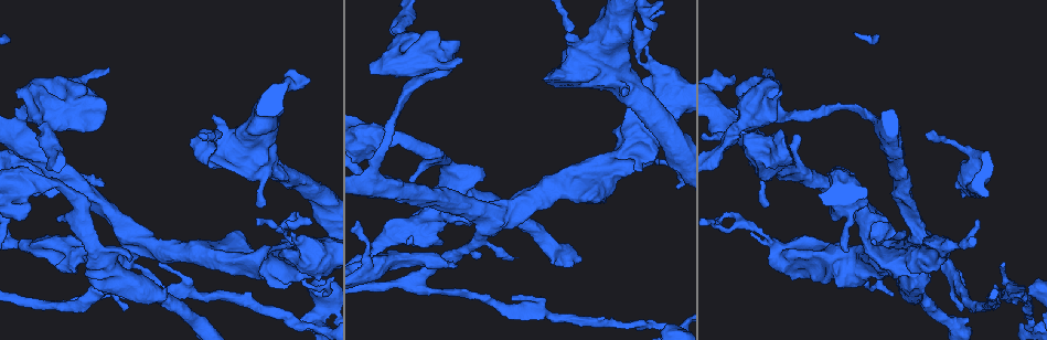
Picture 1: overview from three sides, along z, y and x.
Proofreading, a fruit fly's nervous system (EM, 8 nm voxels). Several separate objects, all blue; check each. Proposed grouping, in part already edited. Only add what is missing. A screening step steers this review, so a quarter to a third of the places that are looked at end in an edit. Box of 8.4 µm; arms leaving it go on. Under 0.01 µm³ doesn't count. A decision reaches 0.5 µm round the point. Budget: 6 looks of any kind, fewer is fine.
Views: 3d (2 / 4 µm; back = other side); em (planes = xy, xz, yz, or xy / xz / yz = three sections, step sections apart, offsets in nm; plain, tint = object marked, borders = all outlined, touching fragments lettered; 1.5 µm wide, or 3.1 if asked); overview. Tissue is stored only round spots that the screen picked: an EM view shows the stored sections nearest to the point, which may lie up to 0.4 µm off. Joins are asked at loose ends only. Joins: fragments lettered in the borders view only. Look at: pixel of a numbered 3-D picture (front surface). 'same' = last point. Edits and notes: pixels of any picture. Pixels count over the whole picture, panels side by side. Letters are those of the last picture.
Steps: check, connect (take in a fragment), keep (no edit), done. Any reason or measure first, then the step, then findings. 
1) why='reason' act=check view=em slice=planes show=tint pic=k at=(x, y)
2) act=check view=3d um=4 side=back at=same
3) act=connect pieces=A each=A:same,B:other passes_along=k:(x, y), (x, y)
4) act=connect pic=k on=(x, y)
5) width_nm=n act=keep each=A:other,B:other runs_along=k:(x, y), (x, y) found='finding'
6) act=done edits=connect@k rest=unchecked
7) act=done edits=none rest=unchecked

act=check view=3d um=4 pic=1 at=(108, 67)

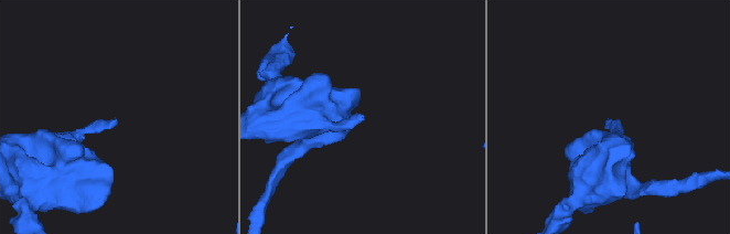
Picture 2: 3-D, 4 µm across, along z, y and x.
act=check view=em slice=xy step=8 show=borders pic=2 at=(115, 118)

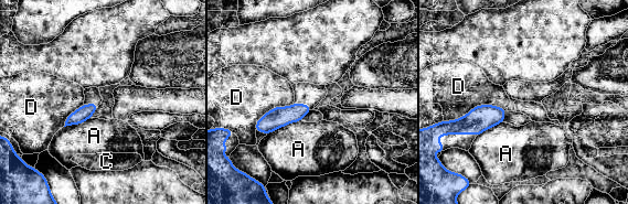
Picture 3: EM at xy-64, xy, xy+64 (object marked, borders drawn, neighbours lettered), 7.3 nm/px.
why='cut it another way' act=check view=em slice=planes show=borders at=same

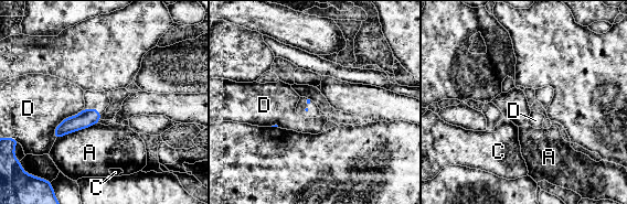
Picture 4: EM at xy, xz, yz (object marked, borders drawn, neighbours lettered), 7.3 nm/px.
act=keep each=A:other,C:other,D:other border=4:(84, 109), (66, 117), (54, 138) found='no lettered fragment goes on from it'

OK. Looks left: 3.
why='long arm stops here' act=check view=3d um=4 pic=1 at=(654, 30)

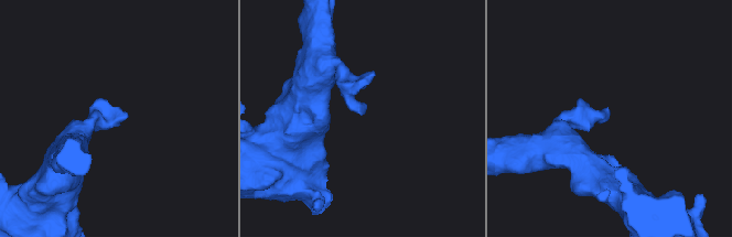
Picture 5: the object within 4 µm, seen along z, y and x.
why='shape alone is not enough' act=check view=em slice=planes show=tint pic=5 at=(359, 114)

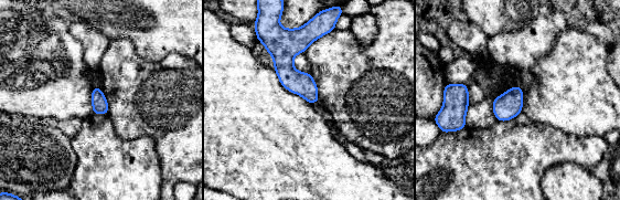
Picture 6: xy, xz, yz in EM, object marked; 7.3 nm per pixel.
why='what lies round it' act=check view=em slice=planes show=borders at=same

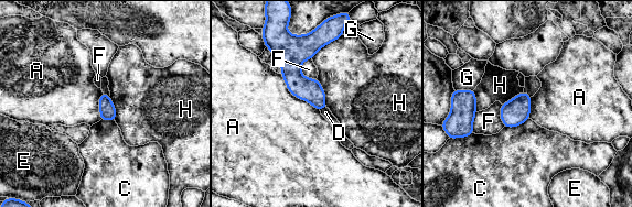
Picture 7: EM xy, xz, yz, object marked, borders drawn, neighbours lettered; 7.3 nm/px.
act=keep each=A:other,C:other,D:other,E:other,F:other,G:other,H:other runs_along=7:(311, 40), (295, 77), (320, 106) found='none of them fits'

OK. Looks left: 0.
act=done edits=none rest=unchecked

